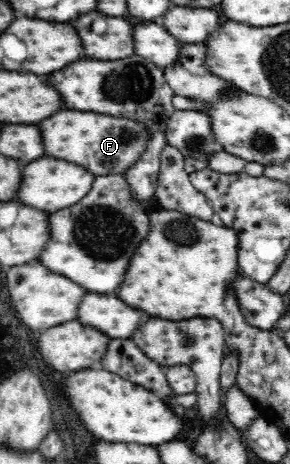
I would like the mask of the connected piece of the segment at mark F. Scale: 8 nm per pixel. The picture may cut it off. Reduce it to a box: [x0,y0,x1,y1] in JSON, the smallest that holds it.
[38,111,150,174]

